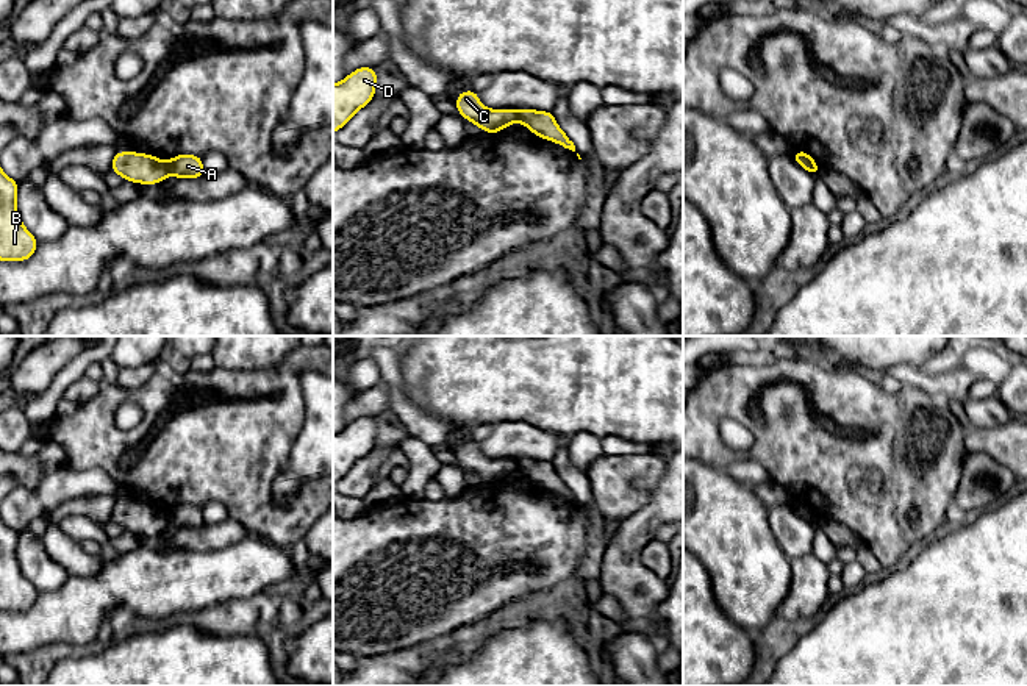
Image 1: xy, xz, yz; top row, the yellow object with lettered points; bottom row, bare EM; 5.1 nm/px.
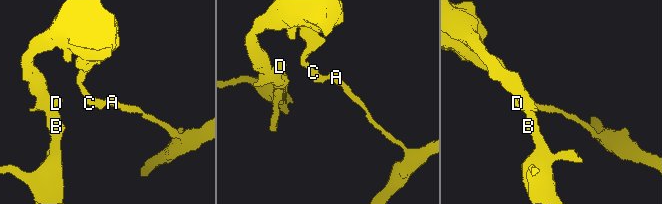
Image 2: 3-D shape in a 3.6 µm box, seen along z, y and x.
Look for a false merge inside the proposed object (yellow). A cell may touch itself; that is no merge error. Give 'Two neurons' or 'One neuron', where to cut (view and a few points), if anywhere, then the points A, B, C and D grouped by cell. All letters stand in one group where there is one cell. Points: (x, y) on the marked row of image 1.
Two neurons. Split along xy (166, 163), (171, 174). Groups: A / B C D

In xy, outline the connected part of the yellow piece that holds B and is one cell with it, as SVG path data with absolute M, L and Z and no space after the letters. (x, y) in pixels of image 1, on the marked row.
M0 169L0 261L27 261L39 244L20 220L17 192L19 183Z

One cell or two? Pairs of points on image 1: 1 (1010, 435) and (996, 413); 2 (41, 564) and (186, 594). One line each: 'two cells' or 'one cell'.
1: two cells
2: two cells

